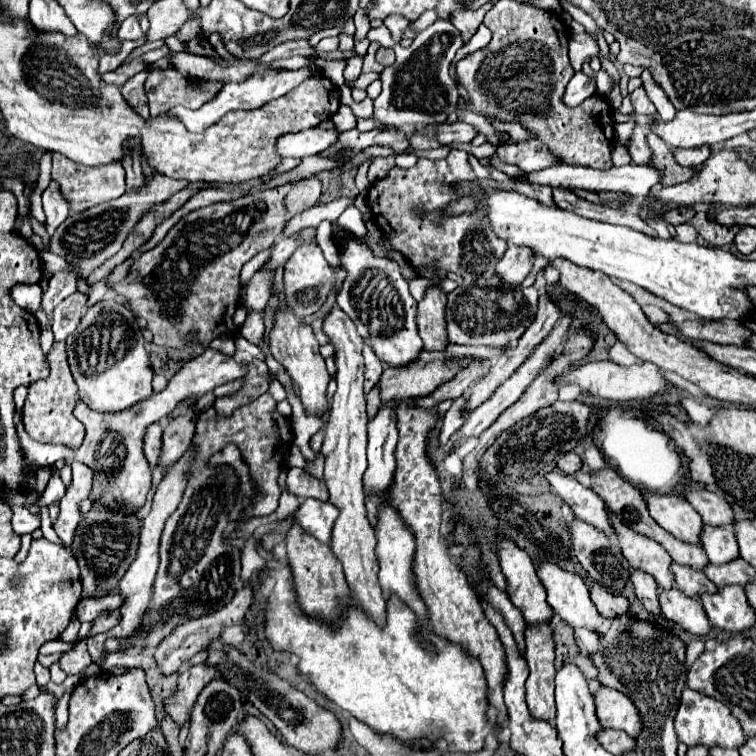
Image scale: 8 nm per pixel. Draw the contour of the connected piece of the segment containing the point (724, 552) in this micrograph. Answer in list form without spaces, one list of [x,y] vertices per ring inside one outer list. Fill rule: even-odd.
[[[703,525],[703,535],[699,535],[701,547],[711,563],[727,563],[739,557],[739,547],[731,527],[711,527]]]

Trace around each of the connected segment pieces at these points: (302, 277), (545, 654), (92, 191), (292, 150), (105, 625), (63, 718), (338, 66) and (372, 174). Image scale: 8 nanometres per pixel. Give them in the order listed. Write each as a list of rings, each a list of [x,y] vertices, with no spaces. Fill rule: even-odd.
[[[307,243],[303,245],[299,251],[295,251],[295,255],[289,257],[289,261],[285,263],[285,301],[287,301],[287,307],[293,309],[293,313],[301,319],[303,317],[309,317],[313,313],[317,313],[323,303],[327,301],[331,289],[335,287],[337,293],[339,293],[339,287],[343,285],[343,279],[345,279],[345,271],[341,267],[333,269],[325,257],[323,257],[323,251],[319,249],[317,243]]]
[[[537,623],[525,627],[525,659],[529,665],[527,679],[527,707],[535,719],[553,723],[555,719],[555,699],[553,699],[553,679],[555,679],[555,641],[553,629],[547,623]]]
[[[55,153],[51,177],[61,183],[61,193],[71,201],[71,209],[75,211],[85,211],[99,203],[117,199],[119,195],[125,193],[125,169],[119,163],[109,163],[103,167],[85,167],[85,165],[73,163],[71,159],[65,159],[63,155]]]
[[[307,129],[307,131],[299,131],[299,133],[291,133],[291,135],[283,135],[277,141],[277,151],[281,157],[309,157],[309,155],[317,155],[325,149],[329,149],[331,145],[337,143],[339,133],[335,129]]]
[[[101,611],[97,615],[97,619],[93,621],[93,627],[87,633],[87,637],[97,635],[97,633],[103,633],[103,631],[109,631],[111,627],[115,627],[115,623],[119,623],[119,613],[115,613],[115,611]]]
[[[64,693],[57,703],[55,733],[62,731],[67,724],[68,705],[69,705],[70,697],[71,697],[70,693]]]
[[[317,59],[317,63],[325,65],[325,73],[337,87],[343,85],[343,69],[345,69],[345,61],[323,61],[323,59]]]
[[[377,157],[377,159],[373,159],[371,169],[369,169],[369,181],[377,181],[377,179],[379,179],[383,173],[387,173],[393,165],[395,165],[395,157],[387,157],[387,159]]]

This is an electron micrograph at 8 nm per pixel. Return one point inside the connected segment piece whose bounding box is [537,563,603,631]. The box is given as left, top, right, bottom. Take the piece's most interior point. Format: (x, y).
(568, 596)

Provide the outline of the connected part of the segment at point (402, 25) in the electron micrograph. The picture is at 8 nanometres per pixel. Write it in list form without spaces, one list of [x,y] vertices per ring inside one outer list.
[[[390,15],[383,21],[390,33],[394,31],[393,34],[402,34],[408,28],[410,22],[402,17],[401,15]]]

